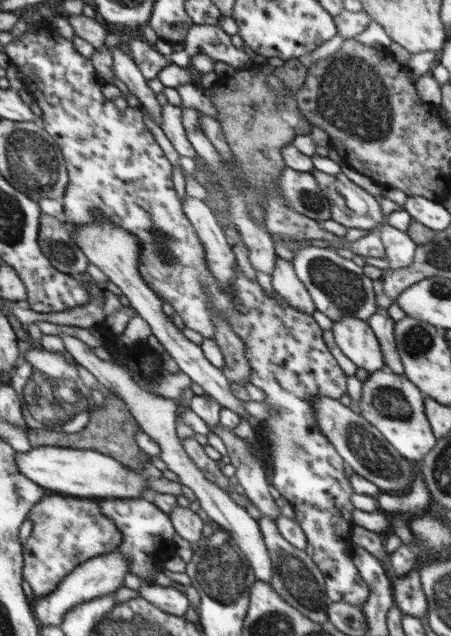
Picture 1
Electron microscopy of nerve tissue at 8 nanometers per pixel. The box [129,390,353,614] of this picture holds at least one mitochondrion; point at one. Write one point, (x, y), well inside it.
(222, 578)

